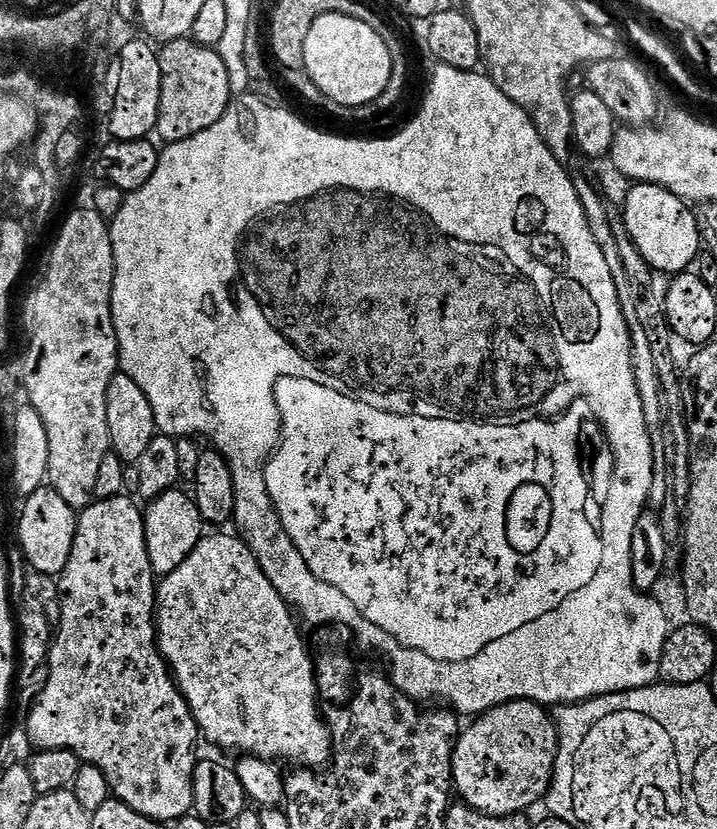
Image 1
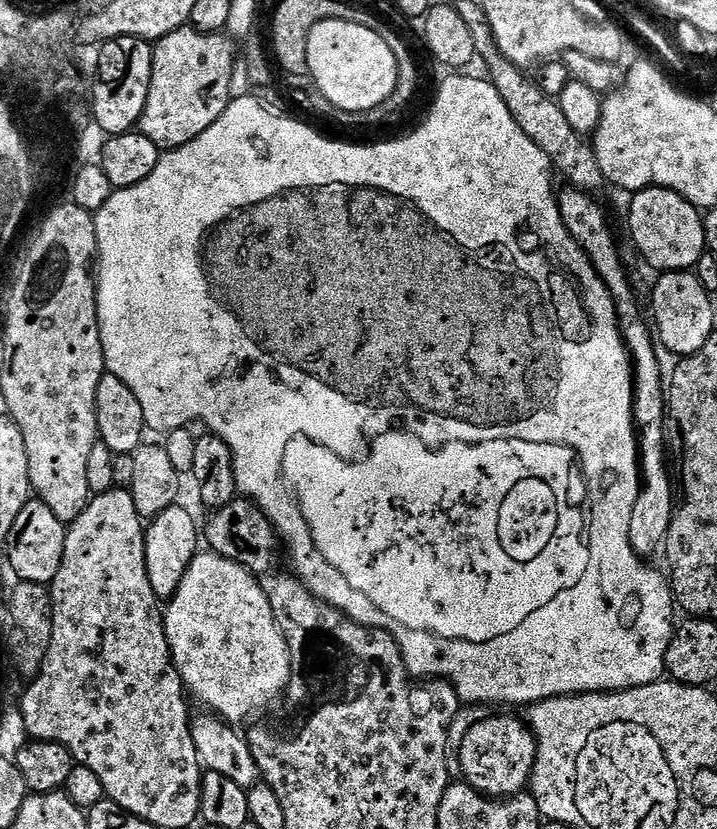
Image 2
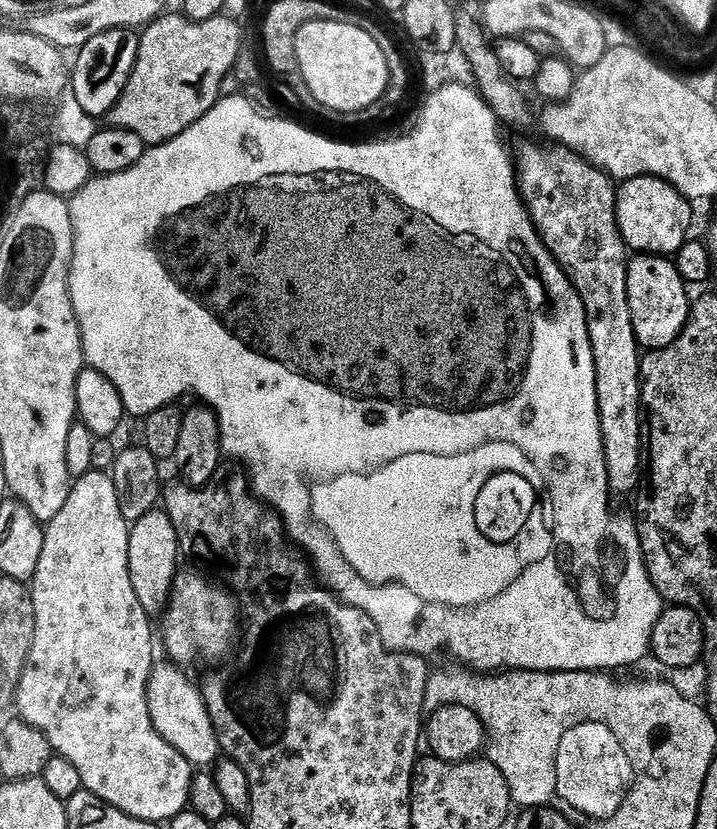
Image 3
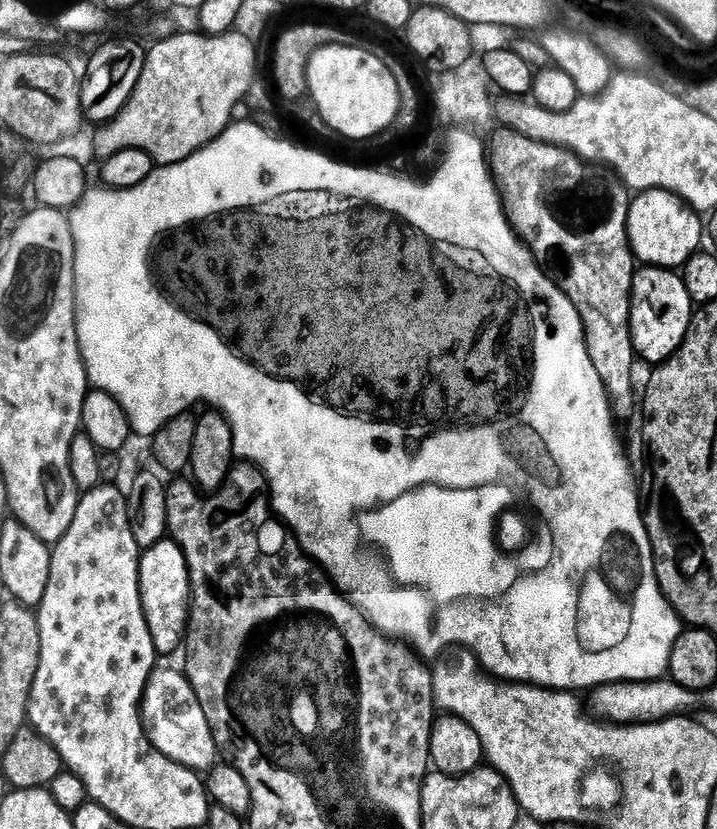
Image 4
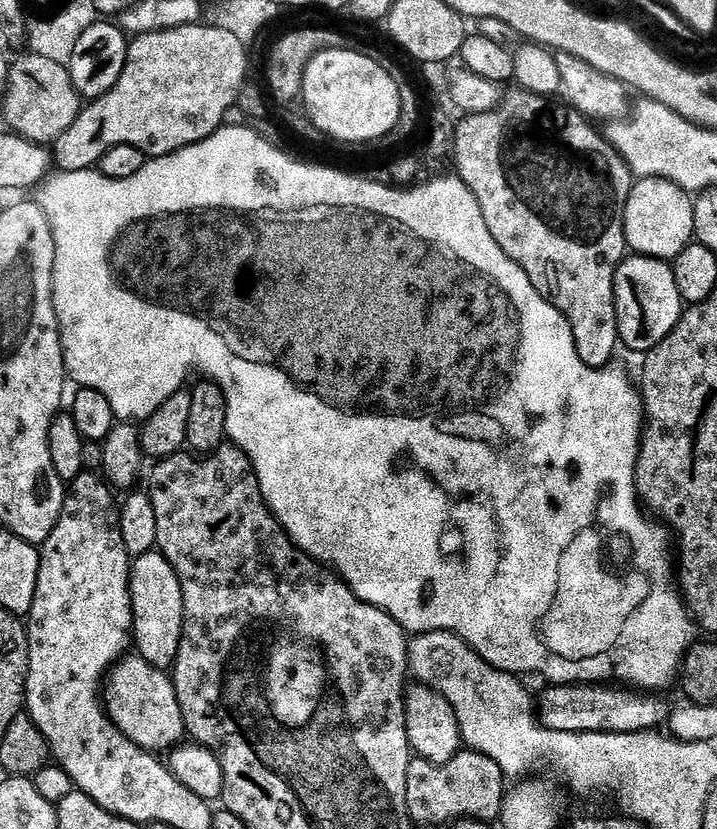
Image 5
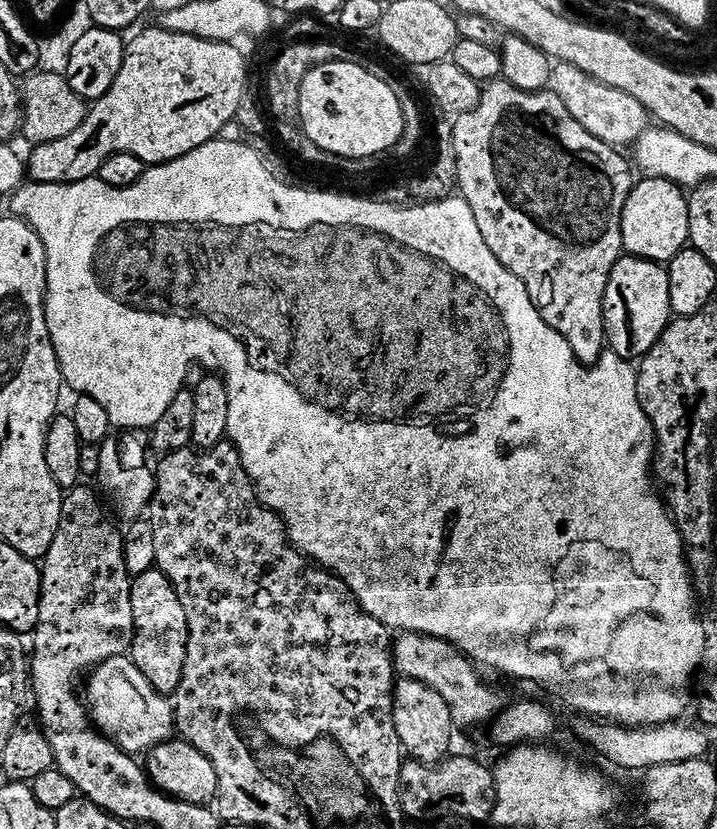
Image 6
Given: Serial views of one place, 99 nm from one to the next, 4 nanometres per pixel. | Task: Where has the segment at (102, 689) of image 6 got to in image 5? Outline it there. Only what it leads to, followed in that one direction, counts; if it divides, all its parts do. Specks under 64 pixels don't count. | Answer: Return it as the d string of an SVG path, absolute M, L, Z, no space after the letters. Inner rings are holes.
M151 666L141 667L141 672L129 684L120 688L120 701L114 708L116 727L121 728L139 748L153 754L164 754L183 736L186 736L184 710L176 693L173 677L167 671Z

